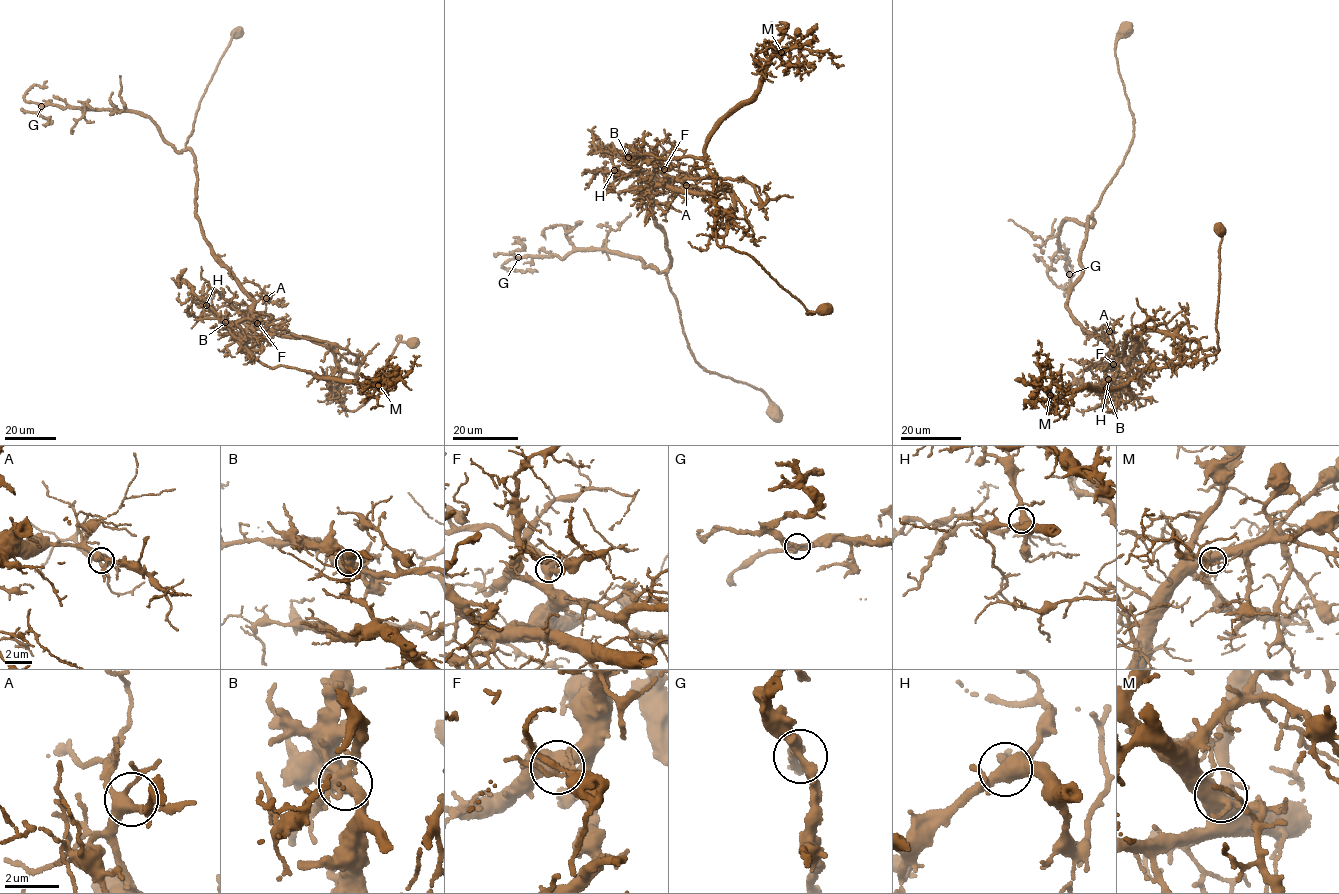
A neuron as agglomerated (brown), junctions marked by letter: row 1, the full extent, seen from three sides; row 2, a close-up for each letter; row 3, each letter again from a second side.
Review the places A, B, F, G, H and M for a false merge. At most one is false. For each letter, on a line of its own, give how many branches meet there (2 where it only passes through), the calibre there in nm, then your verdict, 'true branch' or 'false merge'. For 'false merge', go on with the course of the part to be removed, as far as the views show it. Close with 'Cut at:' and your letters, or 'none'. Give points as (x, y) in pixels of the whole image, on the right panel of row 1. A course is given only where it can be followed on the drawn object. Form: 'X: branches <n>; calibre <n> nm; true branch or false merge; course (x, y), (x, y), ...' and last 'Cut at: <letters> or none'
A: branches 4; calibre 360 nm; true branch
B: branches 4; calibre 460 nm; false merge; course (1107, 388), (1127, 401), (1129, 379), (1219, 350), (1222, 236), (1217, 226)
F: branches 6; calibre 480 nm; true branch
G: branches 3; calibre 360 nm; true branch
H: branches 4; calibre 440 nm; true branch
M: branches 5; calibre 480 nm; true branch
Cut at: B

